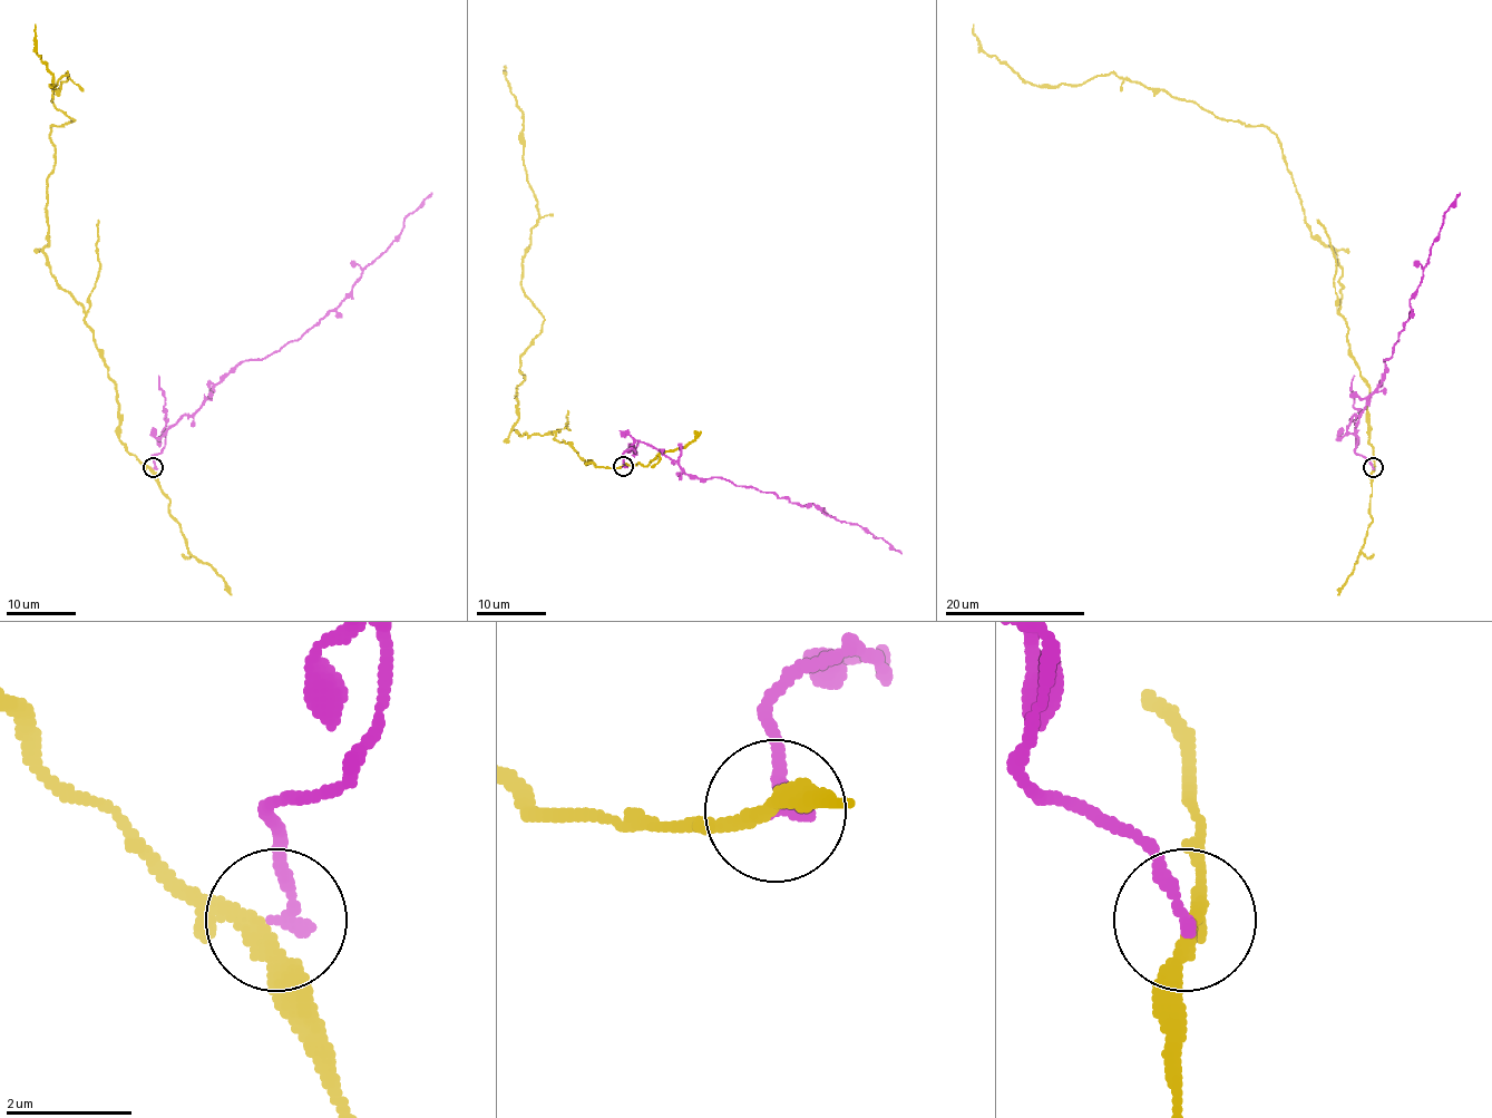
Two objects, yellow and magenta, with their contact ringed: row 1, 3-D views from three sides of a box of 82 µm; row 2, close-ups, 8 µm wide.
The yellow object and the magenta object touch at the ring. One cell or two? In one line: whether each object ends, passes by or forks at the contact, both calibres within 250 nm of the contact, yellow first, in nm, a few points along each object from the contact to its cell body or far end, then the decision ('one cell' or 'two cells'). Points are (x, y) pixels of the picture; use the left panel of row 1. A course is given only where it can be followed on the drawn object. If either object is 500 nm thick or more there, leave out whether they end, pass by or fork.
yellow passes by | magenta ends | 240/200 nm | yellow via (152, 467), (45, 256), (51, 125), (75, 120), (35, 23) | magenta via (154, 467), (158, 437), (245, 360), (298, 341), (332, 311), (432, 192) | two cells

